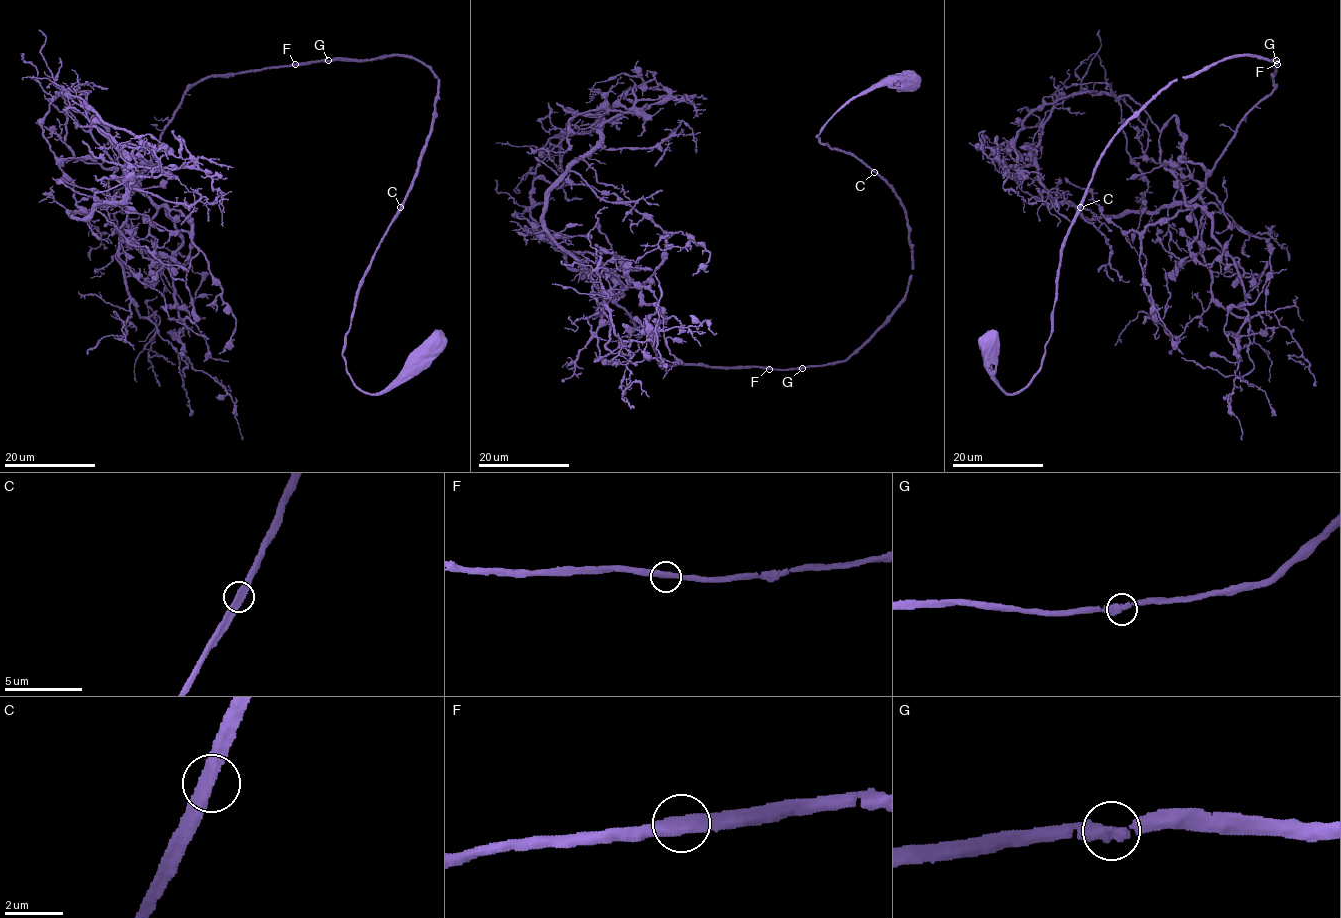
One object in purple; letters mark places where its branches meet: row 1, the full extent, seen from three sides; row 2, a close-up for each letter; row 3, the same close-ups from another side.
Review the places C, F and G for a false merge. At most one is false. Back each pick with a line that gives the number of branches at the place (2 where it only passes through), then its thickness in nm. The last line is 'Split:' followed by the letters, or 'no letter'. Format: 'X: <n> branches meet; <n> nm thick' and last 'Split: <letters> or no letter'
Split: no letter

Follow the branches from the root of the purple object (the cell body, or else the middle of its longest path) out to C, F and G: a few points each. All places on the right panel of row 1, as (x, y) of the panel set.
C: (990, 344), (994, 340), (986, 365), (1007, 393), (1018, 393), (1041, 366), (1052, 329), (1060, 249), (1080, 207)
F: (990, 344), (986, 365), (1018, 393), (1052, 329), (1061, 244), (1129, 120), (1218, 62), (1277, 64)
G: (990, 344), (986, 365), (1018, 393), (1052, 329), (1061, 244), (1129, 120), (1218, 62), (1277, 61)

